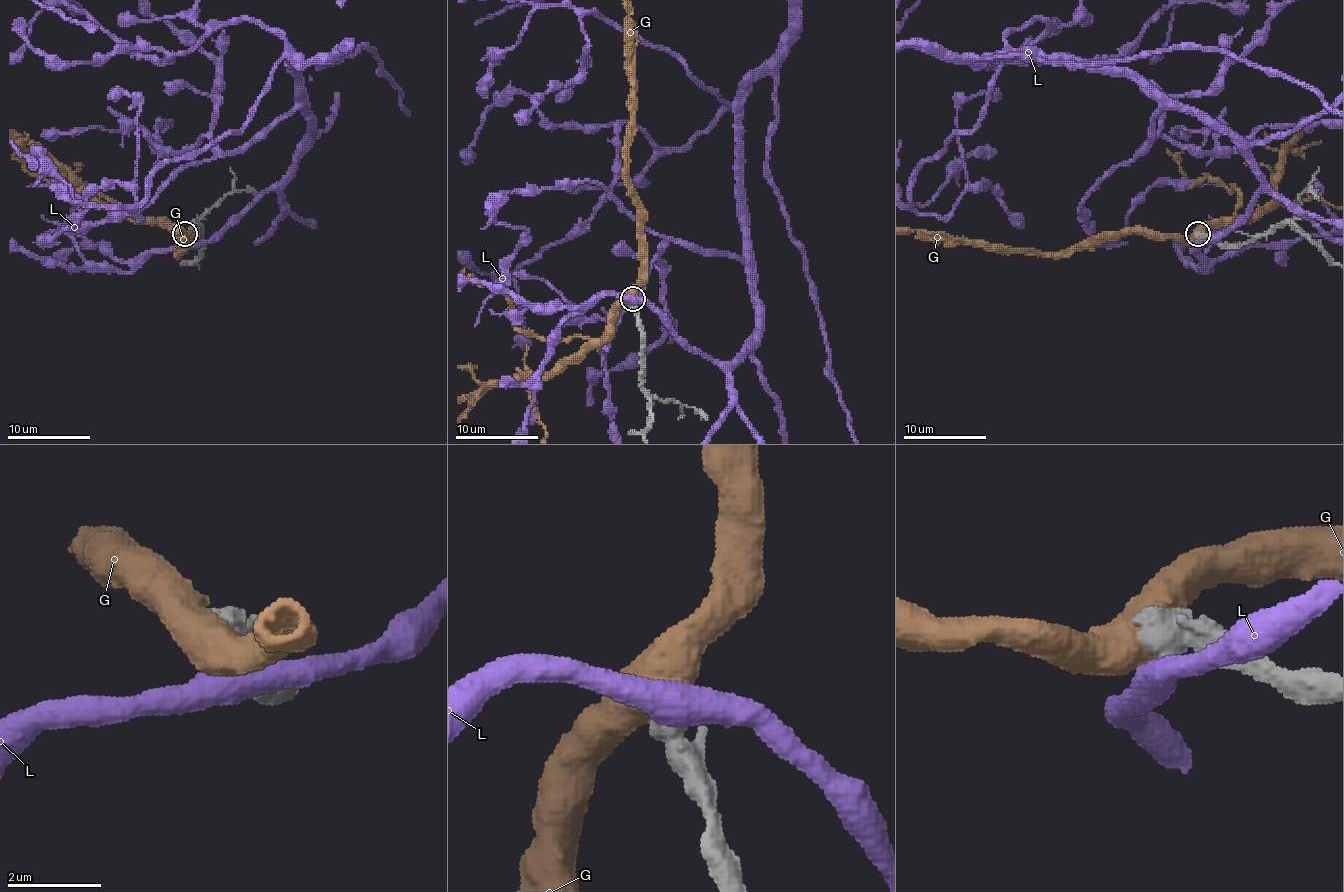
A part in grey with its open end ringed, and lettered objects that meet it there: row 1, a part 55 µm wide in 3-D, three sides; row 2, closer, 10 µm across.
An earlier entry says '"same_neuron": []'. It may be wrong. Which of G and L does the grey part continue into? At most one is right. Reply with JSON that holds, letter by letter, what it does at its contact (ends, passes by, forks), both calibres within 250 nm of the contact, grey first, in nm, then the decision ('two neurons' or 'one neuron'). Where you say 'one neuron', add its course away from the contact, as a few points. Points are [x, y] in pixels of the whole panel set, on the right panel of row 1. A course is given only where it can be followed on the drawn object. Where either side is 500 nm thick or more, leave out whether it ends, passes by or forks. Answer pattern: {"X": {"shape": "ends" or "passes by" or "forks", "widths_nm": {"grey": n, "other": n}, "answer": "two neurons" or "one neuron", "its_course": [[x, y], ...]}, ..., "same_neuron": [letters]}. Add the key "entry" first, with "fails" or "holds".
{"entry": "holds", "G": {"widths_nm": {"grey": 800, "other": 750}, "answer": "two neurons"}, "L": {"widths_nm": {"grey": 550, "other": 550}, "answer": "two neurons"}, "same_neuron": []}

